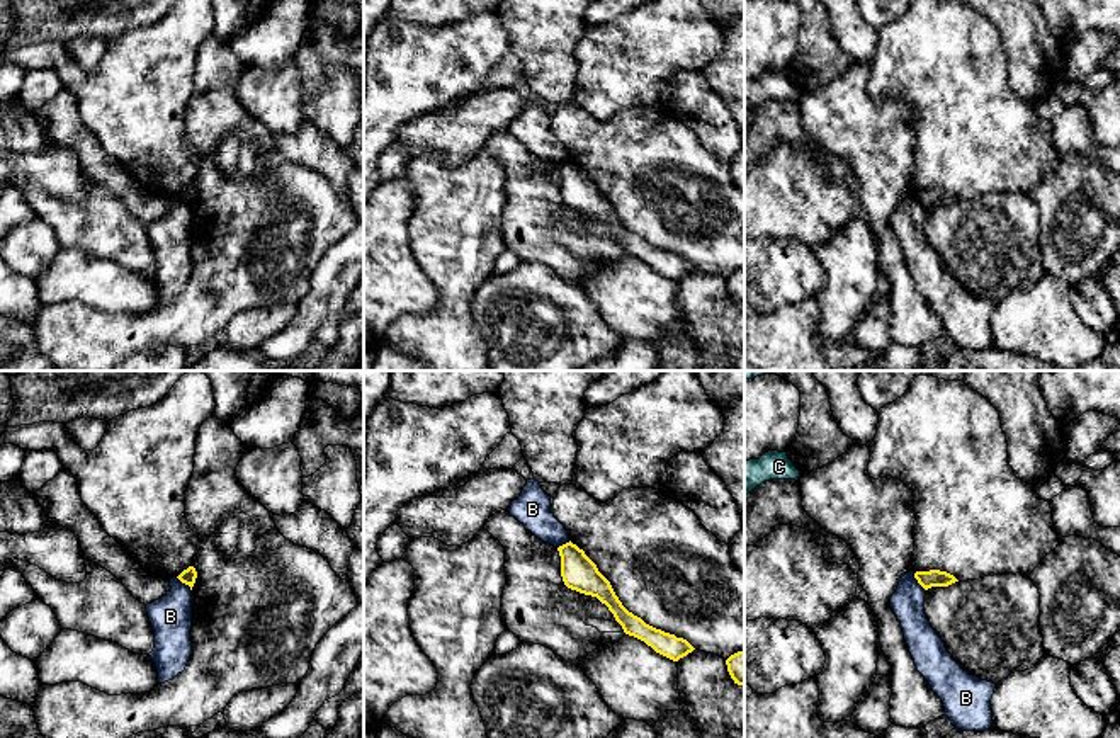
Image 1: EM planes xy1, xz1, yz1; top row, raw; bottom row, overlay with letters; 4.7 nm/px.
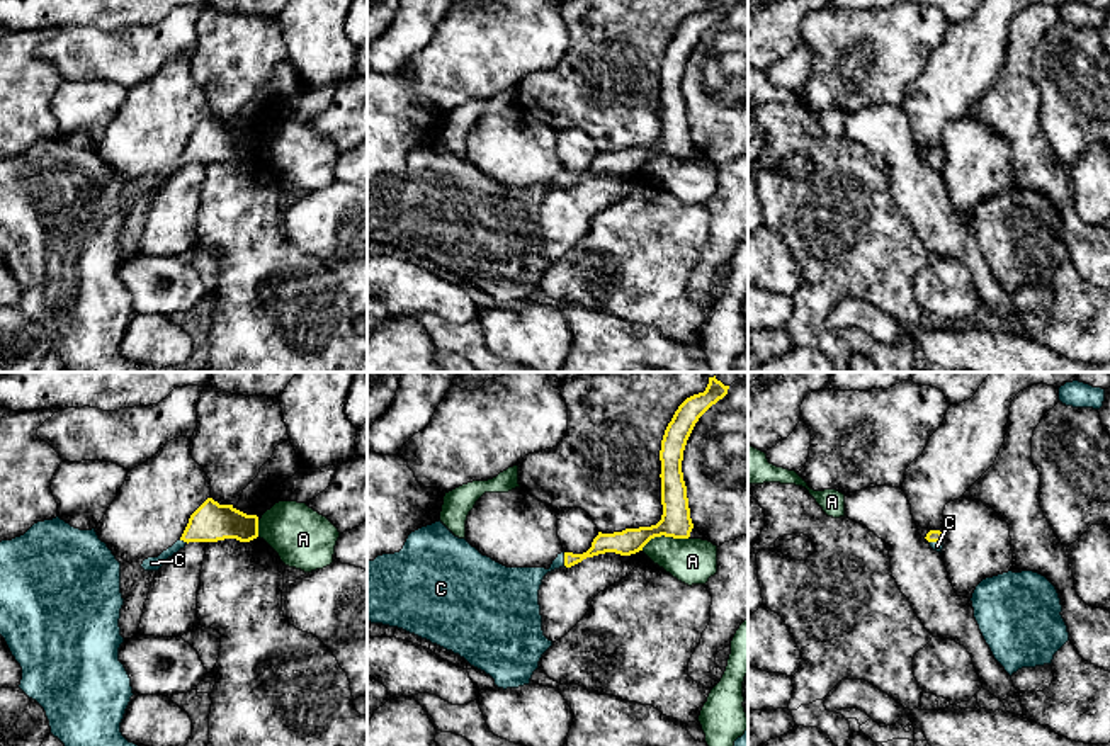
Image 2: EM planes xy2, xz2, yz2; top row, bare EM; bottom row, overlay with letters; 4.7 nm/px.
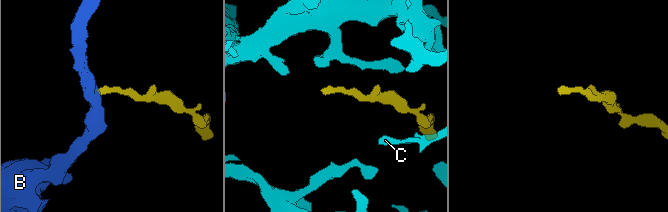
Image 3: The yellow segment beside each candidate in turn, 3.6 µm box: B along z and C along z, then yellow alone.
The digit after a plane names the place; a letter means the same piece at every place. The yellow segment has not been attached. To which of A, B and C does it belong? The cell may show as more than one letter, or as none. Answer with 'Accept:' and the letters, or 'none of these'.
Accept: C

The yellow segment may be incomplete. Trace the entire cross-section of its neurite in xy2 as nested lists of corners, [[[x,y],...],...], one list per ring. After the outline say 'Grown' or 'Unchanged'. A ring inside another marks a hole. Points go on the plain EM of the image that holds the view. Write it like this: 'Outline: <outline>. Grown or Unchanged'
Outline: [[[207,117],[189,138],[182,156],[158,177],[148,177],[141,187],[158,190],[168,177],[184,168],[189,161],[218,161],[236,158],[250,161],[258,156],[258,136],[246,134],[233,124],[219,124]]]. Grown

